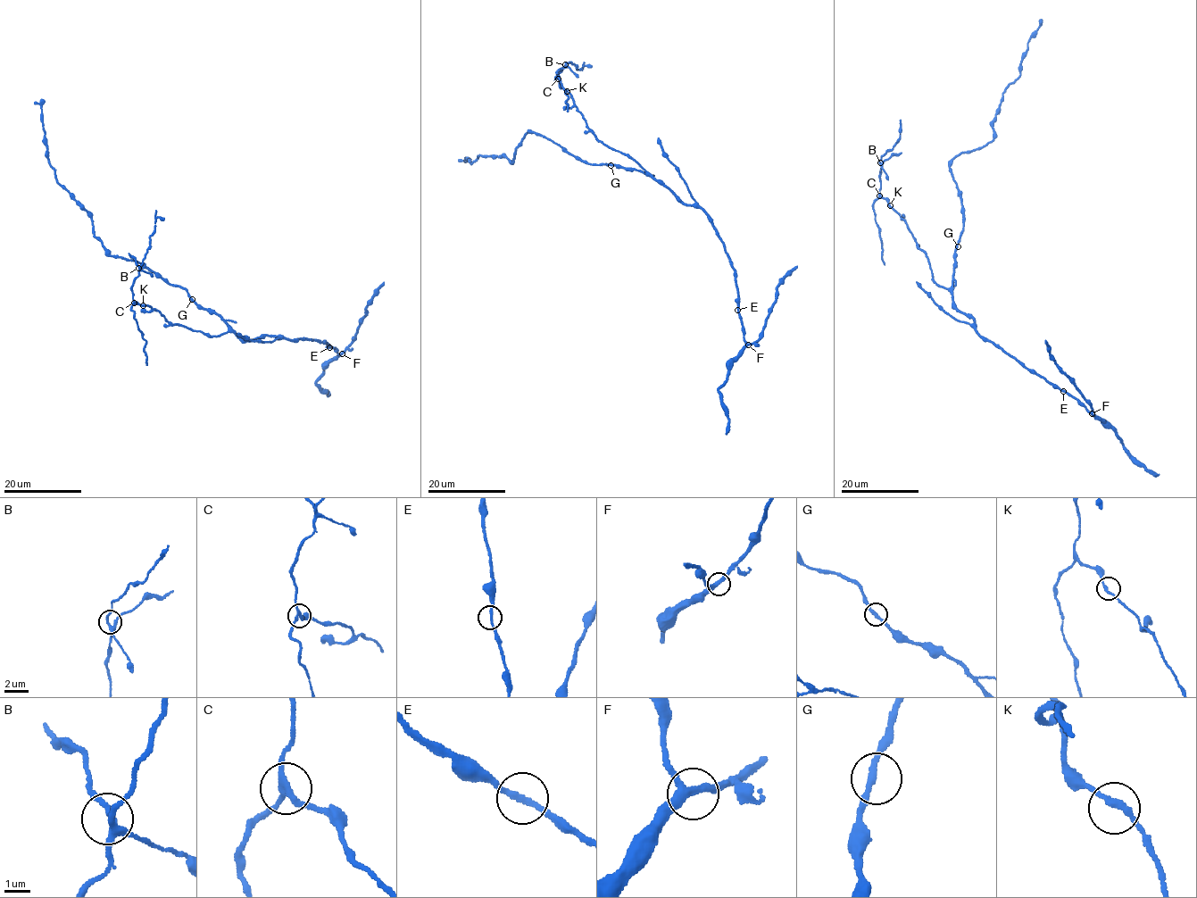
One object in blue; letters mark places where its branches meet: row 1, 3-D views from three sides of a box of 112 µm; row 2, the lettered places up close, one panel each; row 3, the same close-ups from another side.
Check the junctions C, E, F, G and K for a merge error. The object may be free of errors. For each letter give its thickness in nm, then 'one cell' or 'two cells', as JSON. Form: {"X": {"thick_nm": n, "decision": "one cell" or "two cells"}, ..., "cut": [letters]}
{"C": {"thick_nm": 200, "decision": "two cells"}, "E": {"thick_nm": 220, "decision": "one cell"}, "F": {"thick_nm": 300, "decision": "one cell"}, "G": {"thick_nm": 240, "decision": "one cell"}, "K": {"thick_nm": 240, "decision": "one cell"}, "cut": ["C"]}

